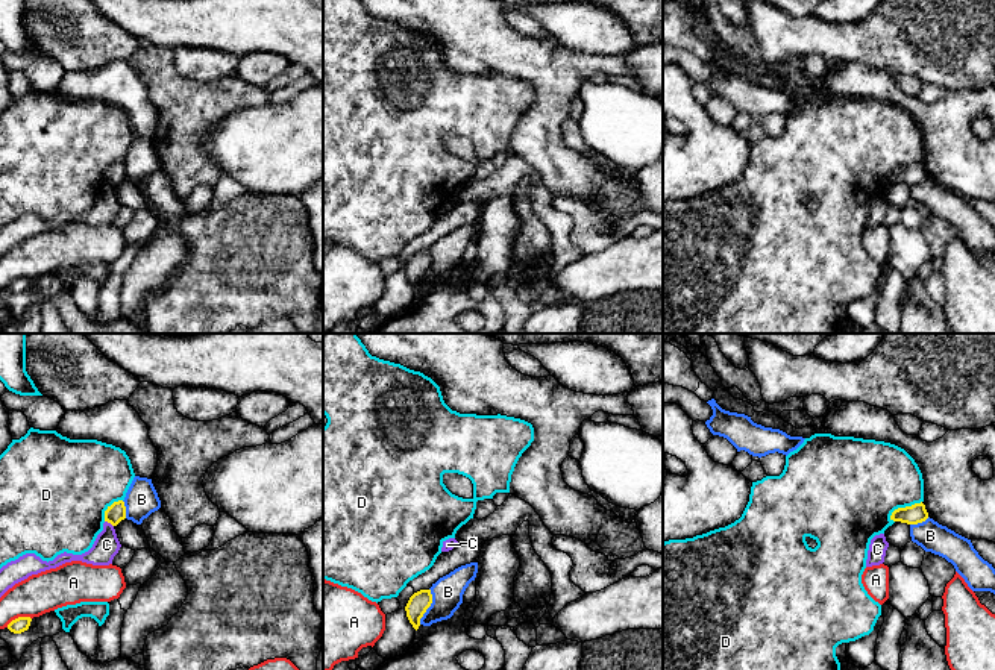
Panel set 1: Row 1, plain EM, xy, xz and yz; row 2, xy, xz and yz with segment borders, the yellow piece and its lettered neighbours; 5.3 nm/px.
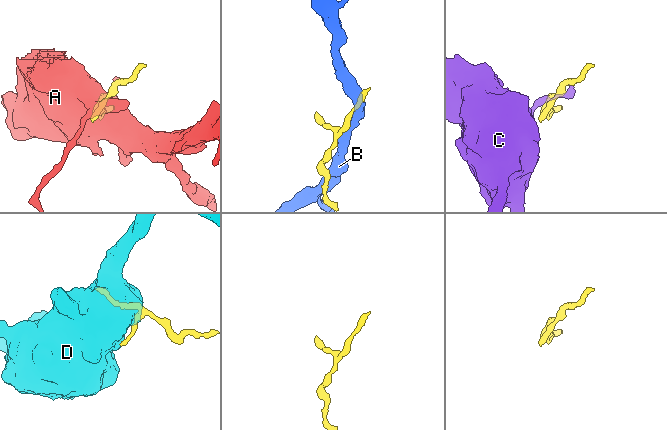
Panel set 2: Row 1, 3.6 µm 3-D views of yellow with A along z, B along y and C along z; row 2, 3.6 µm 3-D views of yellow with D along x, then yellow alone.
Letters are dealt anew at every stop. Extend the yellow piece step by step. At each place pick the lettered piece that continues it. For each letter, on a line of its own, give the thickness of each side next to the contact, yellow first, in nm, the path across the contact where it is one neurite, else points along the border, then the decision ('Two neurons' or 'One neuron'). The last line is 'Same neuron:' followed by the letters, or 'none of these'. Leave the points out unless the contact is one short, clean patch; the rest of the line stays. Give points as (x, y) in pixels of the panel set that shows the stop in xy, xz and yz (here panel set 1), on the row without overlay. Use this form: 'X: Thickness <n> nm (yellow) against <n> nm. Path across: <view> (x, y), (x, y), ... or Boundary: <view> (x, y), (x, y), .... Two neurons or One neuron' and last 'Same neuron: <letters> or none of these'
A: Thickness 80 nm (yellow) against 220 nm. Two neurons
B: Thickness 110 nm (yellow) against 160 nm. Two neurons
C: Thickness 100 nm (yellow) against 140 nm. Boundary: xy (105, 181), (112, 187). Two neurons
D: Thickness 100 nm (yellow) against 440 nm. Two neurons
Same neuron: none of these

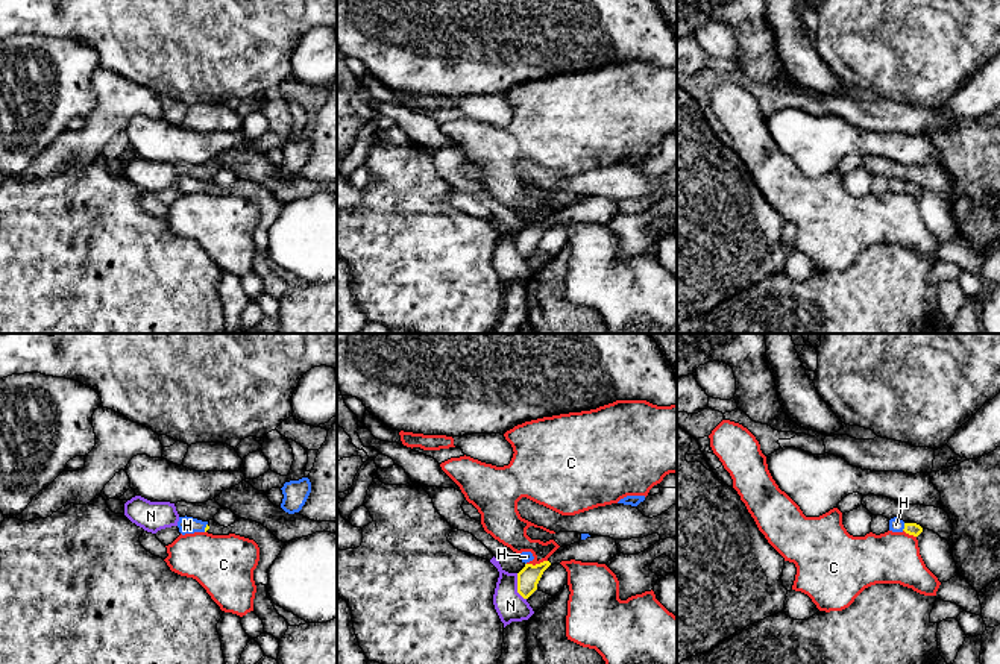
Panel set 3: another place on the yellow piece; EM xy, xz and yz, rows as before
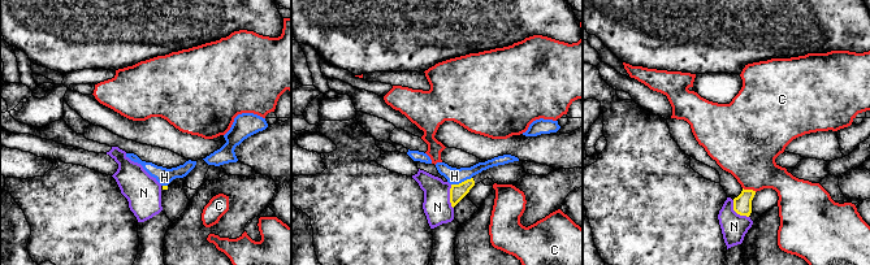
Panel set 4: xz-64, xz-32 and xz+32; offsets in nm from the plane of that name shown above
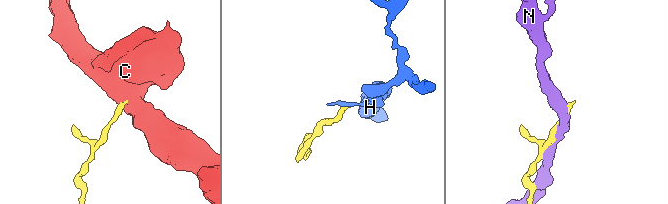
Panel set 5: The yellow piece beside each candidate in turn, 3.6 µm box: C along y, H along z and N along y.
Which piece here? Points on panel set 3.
C: Thickness 120 nm (yellow) against 180 nm. Boundary: xz (547, 220), (537, 225), (527, 225). Two neurons
H: Thickness 70 nm (yellow) against 80 nm. Boundary: yz (905, 184), (902, 190). Two neurons
N: Thickness 120 nm (yellow) against 160 nm. Two neurons
Same neuron: none of these

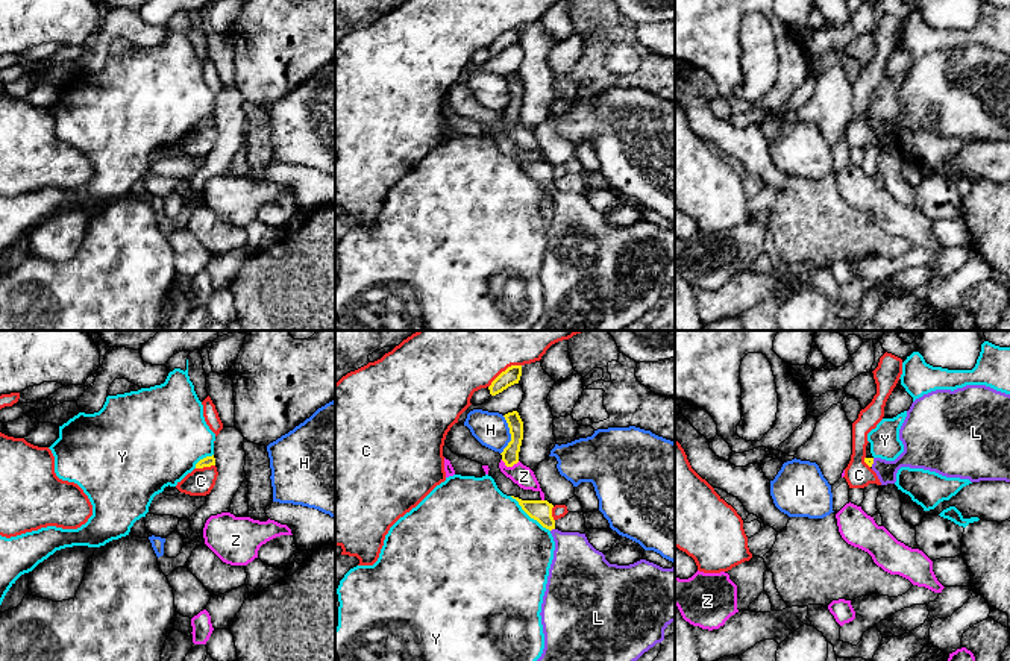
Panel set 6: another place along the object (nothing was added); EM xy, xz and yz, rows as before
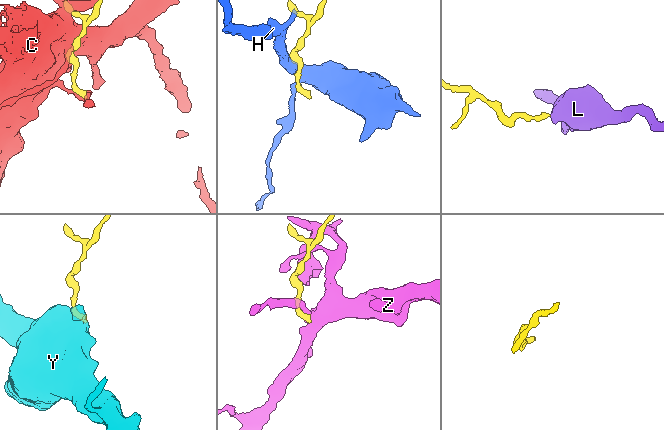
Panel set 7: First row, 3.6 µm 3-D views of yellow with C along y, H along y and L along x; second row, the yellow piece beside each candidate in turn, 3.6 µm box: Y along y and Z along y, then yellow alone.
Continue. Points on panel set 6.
C: Thickness 90 nm (yellow) against 300 nm. Two neurons
H: Thickness 90 nm (yellow) against 180 nm. Boundary: xz (504, 76), (508, 85), (510, 102), (501, 114). Two neurons
L: Thickness 110 nm (yellow) against 280 nm. Path across: xz (539, 170), (552, 188), (572, 209), (577, 228). One neuron
Y: Thickness 110 nm (yellow) against 500 nm. Boundary: xz (510, 156), (549, 191). Two neurons
Z: Thickness 90 nm (yellow) against 110 nm. Boundary: xz (501, 120), (507, 126), (519, 122). Two neurons
Same neuron: L

